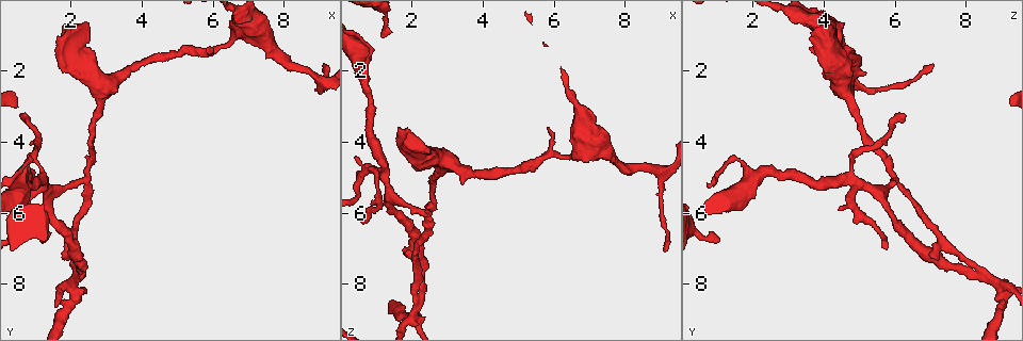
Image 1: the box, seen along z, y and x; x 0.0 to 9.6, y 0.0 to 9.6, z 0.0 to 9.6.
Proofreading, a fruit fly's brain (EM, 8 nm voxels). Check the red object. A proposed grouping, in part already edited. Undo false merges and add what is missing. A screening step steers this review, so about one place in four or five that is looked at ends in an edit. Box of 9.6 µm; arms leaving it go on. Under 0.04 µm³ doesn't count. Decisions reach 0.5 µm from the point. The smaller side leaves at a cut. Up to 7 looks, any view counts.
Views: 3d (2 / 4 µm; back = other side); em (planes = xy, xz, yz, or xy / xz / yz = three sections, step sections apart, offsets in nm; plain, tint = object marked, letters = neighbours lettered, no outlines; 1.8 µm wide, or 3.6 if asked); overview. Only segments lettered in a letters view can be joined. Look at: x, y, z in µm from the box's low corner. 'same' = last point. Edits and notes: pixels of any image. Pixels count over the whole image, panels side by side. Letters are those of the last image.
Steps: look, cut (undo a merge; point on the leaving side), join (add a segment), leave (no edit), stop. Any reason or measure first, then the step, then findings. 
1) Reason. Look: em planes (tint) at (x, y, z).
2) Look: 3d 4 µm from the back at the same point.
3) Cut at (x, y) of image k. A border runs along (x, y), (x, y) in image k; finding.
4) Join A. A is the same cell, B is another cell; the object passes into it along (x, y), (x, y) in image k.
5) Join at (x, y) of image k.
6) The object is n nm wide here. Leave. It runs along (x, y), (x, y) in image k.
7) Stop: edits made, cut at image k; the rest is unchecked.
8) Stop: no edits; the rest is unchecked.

Free end. Look: em planes (letters) at (1.15, 6.85, 1.00).

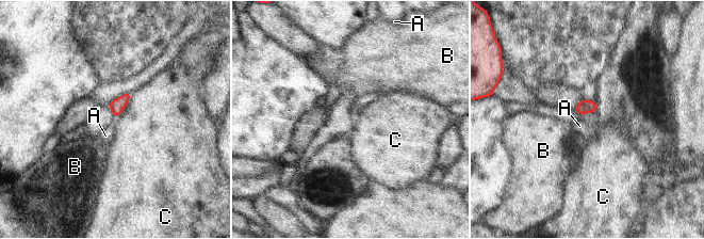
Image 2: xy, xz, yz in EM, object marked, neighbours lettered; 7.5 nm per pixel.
Leave. A, B and C are other cells; a border runs along (131, 92), (127, 105), (115, 117) in image 2; no lettered segment goes on from it.

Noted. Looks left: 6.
Four-way junction. Look: em xz step 8 (tint) at (1.25, 5.15, 4.95).

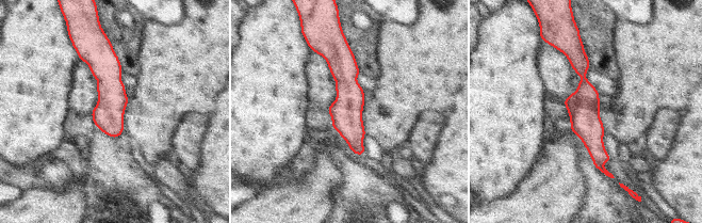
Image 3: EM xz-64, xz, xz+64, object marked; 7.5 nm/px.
Another direction. Look: em planes (tint) at the same point.

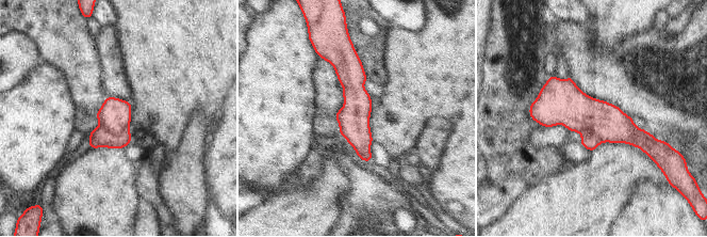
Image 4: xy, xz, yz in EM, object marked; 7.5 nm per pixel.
What lies round it. Look: em planes (letters) at the same point.

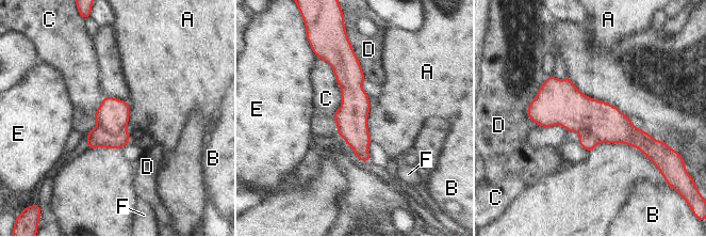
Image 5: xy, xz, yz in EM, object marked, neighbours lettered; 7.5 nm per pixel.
Cut at (98, 137) of image 5. A, B, C, D, E and F are other cells; a border runs along (97, 124), (112, 133), (126, 131) in image 5; a second neuron is stuck on.

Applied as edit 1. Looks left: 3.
See it whole again. Look: overview.

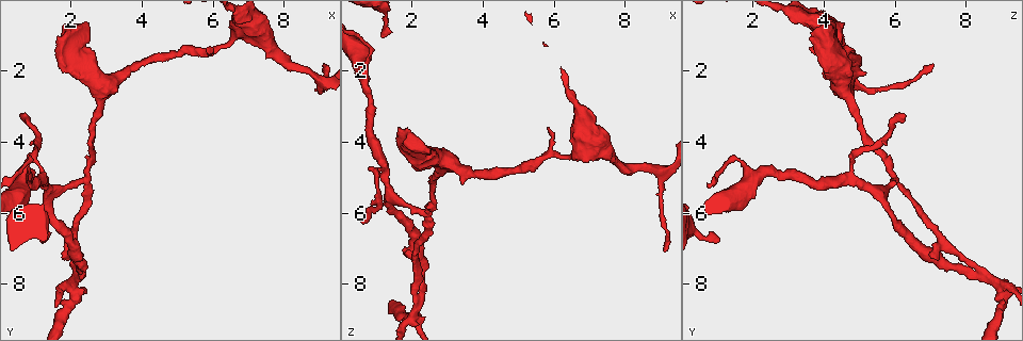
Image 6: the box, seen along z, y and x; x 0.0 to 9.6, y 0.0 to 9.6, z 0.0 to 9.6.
Sharp bend. Look: em planes (letters) at (2.00, 8.05, 9.00).

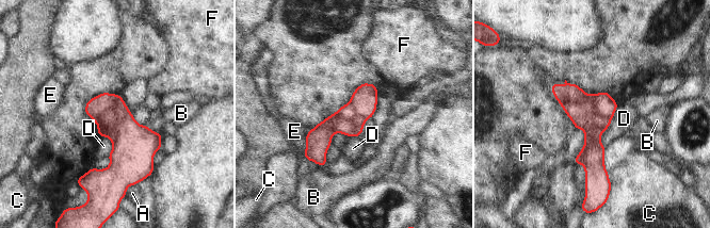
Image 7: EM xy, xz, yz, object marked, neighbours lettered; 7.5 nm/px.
The object is 220 nm wide here. Cut at (577, 111) of image 7. A, B, C, D, E and F are other cells; the part that leaves runs along (564, 104), (591, 131), (604, 179) in image 7; two neurons meet here.

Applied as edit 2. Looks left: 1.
Stop: edits made, cut at image 5, cut at image 7; the rest is unchecked.

